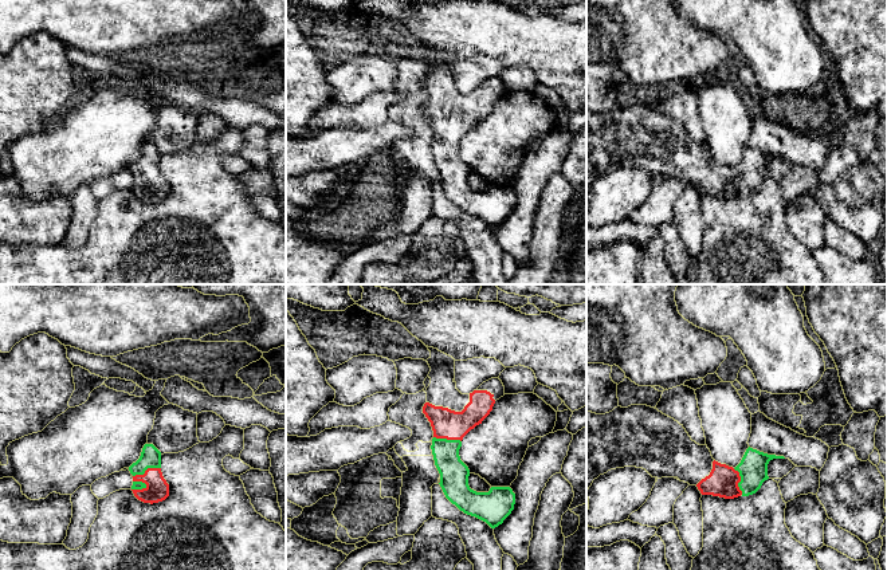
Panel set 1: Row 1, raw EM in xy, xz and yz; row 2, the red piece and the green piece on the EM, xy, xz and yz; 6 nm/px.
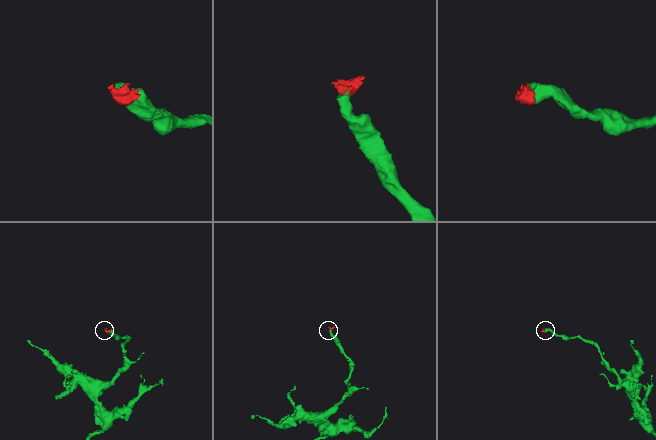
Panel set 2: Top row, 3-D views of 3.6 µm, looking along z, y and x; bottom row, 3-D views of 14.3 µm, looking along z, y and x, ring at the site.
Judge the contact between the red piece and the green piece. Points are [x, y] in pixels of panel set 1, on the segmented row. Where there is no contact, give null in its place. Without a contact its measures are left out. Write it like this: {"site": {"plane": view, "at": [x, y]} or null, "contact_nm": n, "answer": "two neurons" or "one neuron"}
{"site": {"plane": "xy", "at": [146, 470]}, "contact_nm": 180, "answer": "one neuron"}

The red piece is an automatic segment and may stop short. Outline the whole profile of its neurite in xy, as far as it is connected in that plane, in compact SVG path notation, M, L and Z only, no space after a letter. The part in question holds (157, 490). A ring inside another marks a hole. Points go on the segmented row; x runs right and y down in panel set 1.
M145 444L140 459L129 467L133 475L132 491L144 503L158 503L169 496L169 484L161 472L161 452Z

